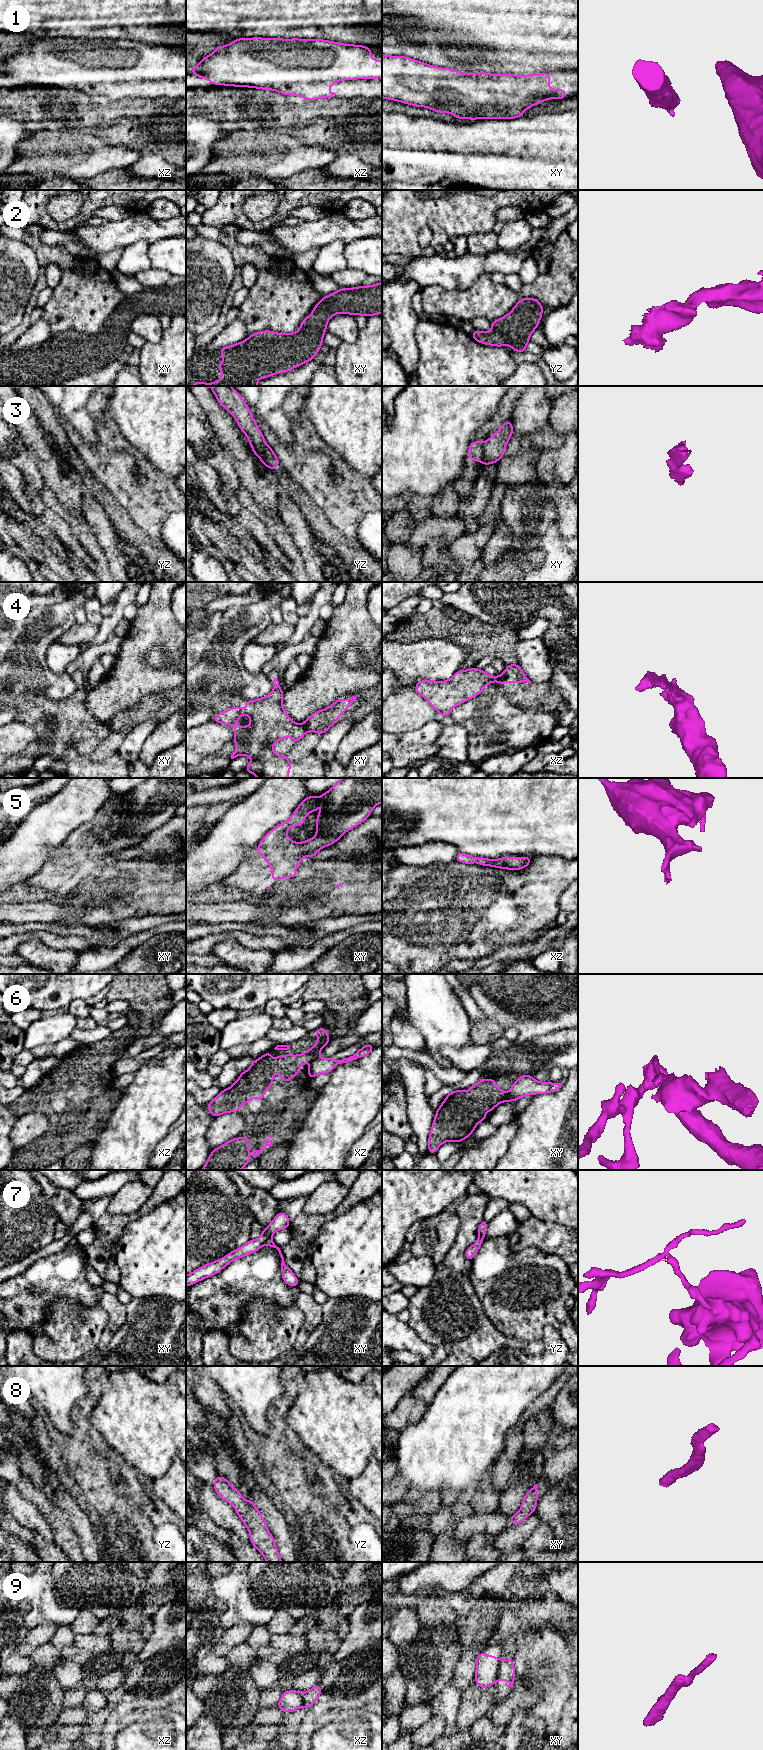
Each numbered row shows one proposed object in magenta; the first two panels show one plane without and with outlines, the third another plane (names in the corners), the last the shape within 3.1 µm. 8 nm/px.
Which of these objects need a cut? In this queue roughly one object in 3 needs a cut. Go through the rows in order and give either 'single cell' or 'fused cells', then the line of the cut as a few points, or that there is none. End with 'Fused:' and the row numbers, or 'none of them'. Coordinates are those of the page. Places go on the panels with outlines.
1: single cell; no cut
2: single cell; no cut
3: fused cells; cut in yz along (265, 443), (265, 456), (262, 462)
4: fused cells; cut in xy along (302, 724), (306, 730)
5: single cell; no cut
6: fused cells; cut in xy along (507, 1093), (503, 1101)
7: fused cells; cut in xy along (270, 1237), (263, 1244)
8: single cell; no cut
9: fused cells; cut in xy along (500, 1660), (497, 1680), (495, 1682)
Fused: 3, 4, 6, 7, 9

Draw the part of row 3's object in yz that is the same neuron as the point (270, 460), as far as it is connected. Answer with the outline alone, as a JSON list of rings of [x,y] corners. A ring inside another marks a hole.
[[[265,444],[265,457],[262,462],[269,469],[278,469],[278,465],[280,464],[279,459],[276,457],[272,448]]]

